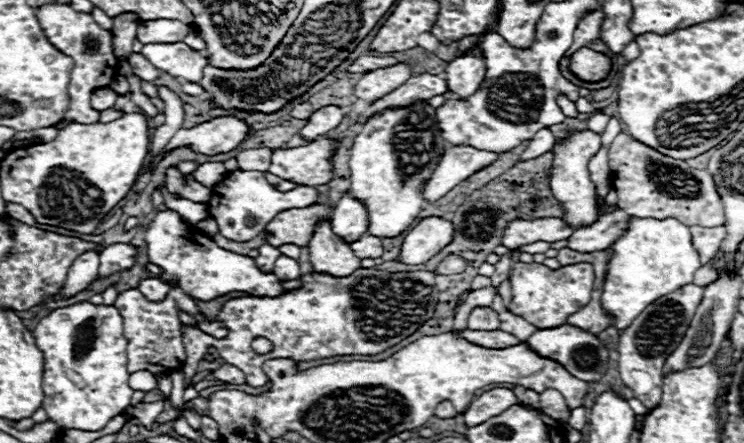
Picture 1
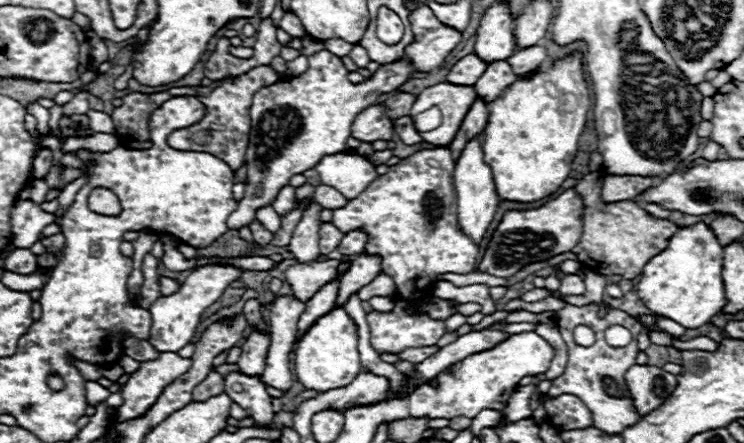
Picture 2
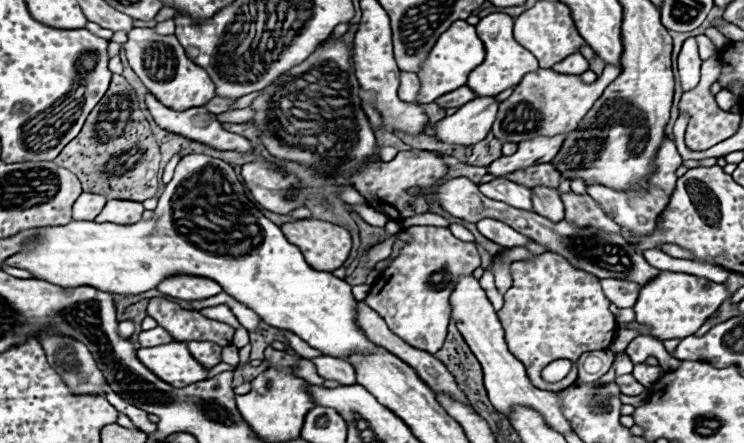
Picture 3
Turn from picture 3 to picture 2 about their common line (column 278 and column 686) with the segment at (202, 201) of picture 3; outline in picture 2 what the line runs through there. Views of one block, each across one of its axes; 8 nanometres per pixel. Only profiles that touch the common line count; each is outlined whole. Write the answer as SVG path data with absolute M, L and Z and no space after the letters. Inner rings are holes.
M706 224L682 228L670 238L666 250L656 254L642 270L638 282L638 296L656 316L666 316L684 328L700 328L716 316L724 304L722 282L722 246Z

